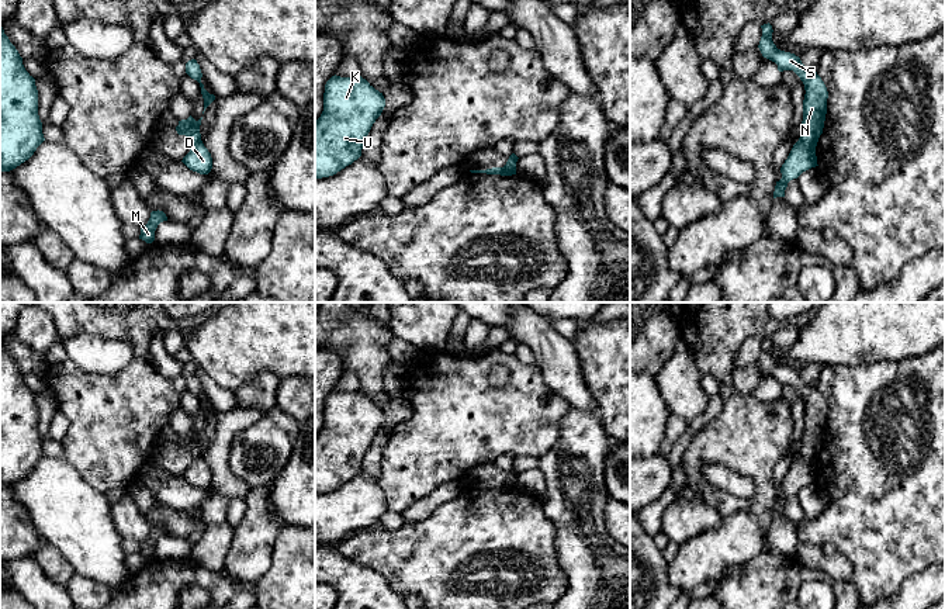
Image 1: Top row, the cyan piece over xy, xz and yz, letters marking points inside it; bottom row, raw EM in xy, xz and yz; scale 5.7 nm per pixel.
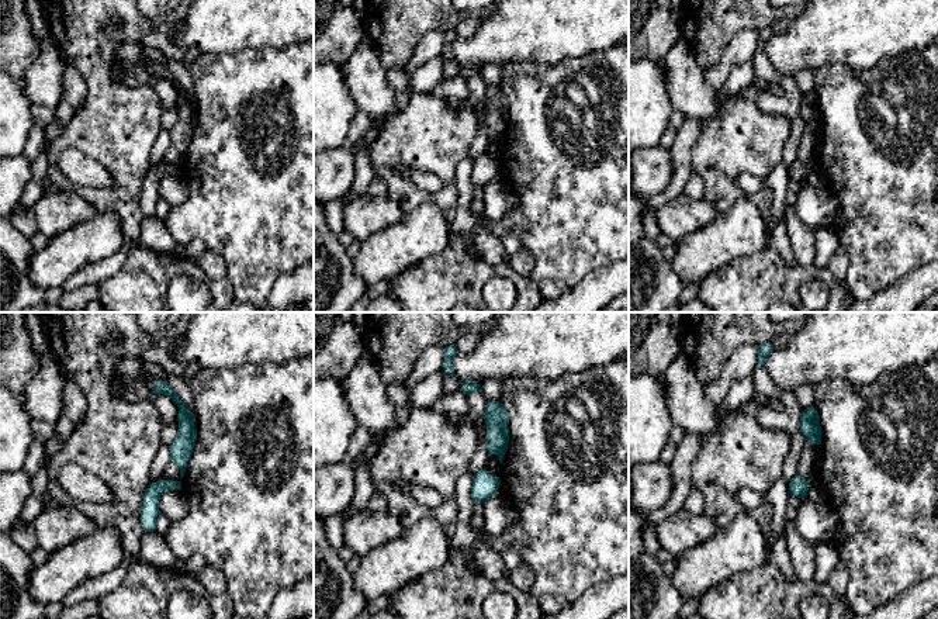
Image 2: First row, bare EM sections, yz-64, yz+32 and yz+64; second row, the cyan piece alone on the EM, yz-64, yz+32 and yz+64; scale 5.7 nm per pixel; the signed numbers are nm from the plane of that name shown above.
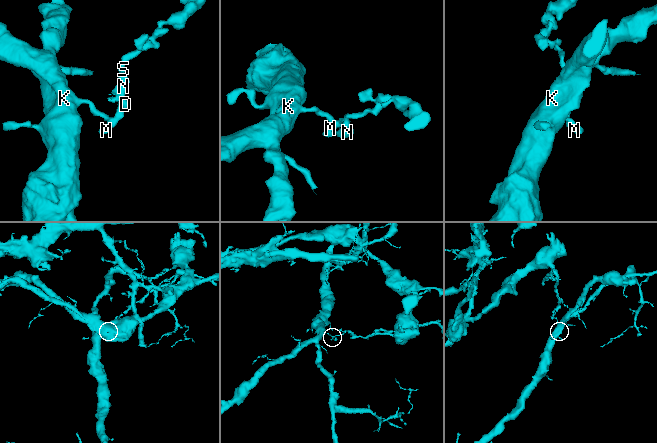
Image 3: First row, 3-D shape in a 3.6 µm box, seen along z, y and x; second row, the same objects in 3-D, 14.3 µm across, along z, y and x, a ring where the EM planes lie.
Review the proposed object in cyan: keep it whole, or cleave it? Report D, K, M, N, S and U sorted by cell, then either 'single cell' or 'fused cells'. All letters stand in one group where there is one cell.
groups D K M U / N S; fused cells

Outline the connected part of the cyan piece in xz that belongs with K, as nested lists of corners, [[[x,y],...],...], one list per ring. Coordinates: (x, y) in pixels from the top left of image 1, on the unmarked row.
[[[360,390],[332,391],[325,399],[323,426],[315,436],[315,494],[329,492],[361,471],[363,459],[385,422],[382,408]]]

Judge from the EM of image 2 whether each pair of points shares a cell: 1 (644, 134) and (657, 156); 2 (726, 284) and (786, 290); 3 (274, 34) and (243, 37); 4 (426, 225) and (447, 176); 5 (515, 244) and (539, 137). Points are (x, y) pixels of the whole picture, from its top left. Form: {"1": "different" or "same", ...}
{"1": "different", "2": "same", "3": "same", "4": "different", "5": "different"}

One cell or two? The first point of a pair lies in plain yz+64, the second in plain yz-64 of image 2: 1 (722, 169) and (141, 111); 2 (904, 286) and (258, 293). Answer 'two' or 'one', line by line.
1: one
2: two

